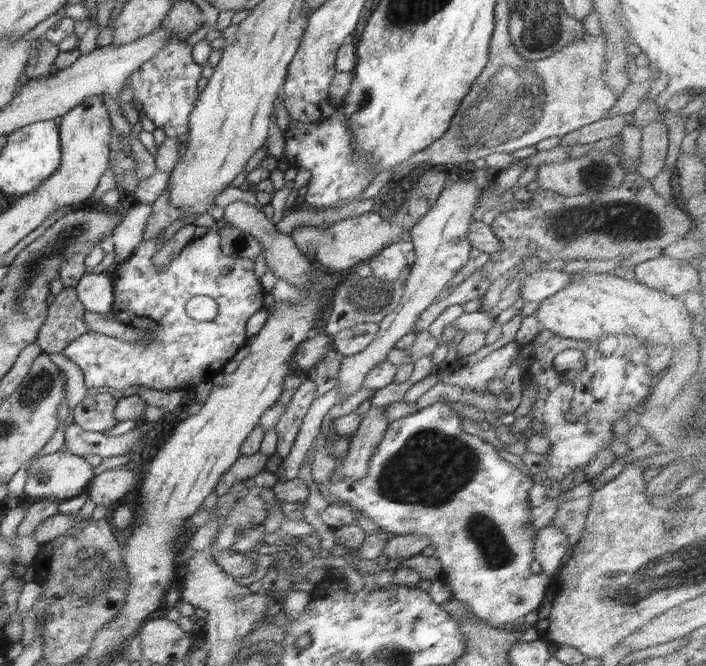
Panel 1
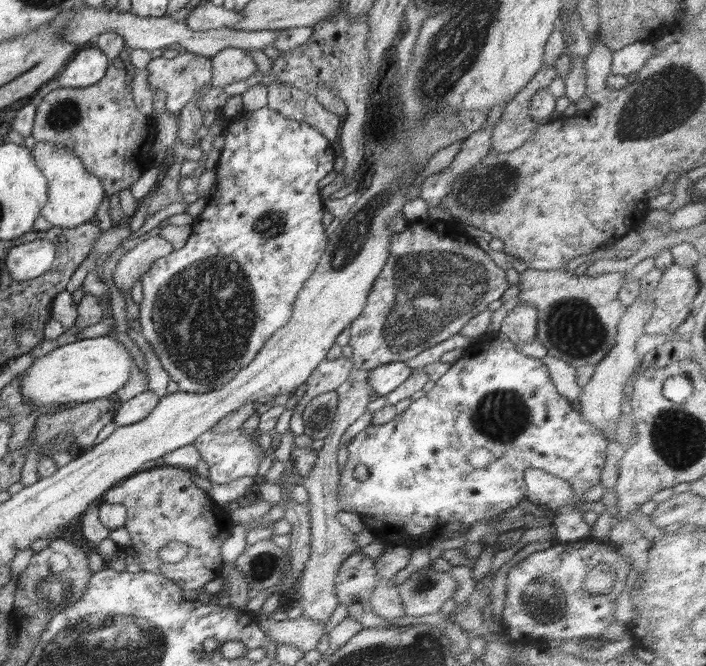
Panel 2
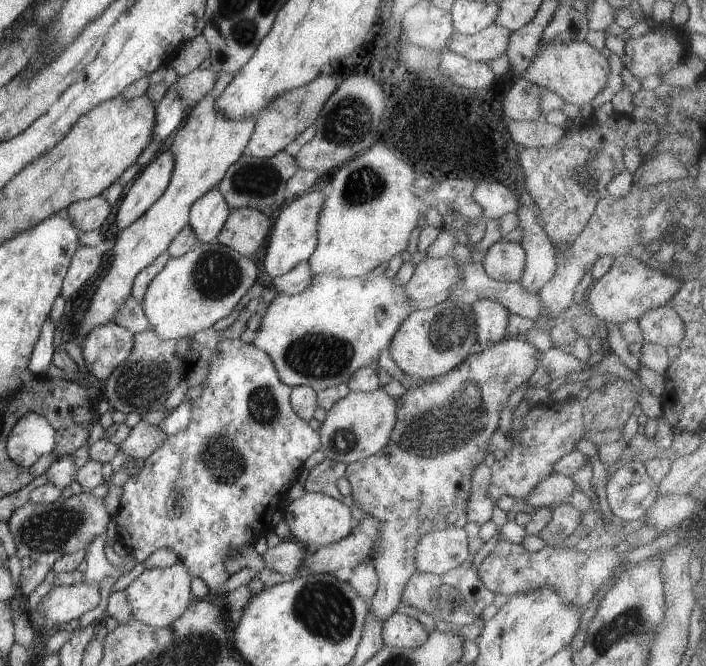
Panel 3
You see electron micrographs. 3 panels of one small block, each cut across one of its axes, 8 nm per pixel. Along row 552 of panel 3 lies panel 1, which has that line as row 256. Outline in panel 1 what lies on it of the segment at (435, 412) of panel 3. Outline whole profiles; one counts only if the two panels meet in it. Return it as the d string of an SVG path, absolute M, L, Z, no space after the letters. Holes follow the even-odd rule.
M409 240L389 244L377 255L366 261L371 266L372 276L382 282L405 282L415 263L415 246Z

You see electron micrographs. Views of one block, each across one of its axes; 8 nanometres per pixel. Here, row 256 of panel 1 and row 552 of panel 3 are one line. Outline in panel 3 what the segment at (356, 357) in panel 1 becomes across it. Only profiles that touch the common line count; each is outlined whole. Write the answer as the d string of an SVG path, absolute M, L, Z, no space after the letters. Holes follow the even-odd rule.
M463 527L434 531L420 537L415 565L423 573L444 574L468 562L468 534Z

